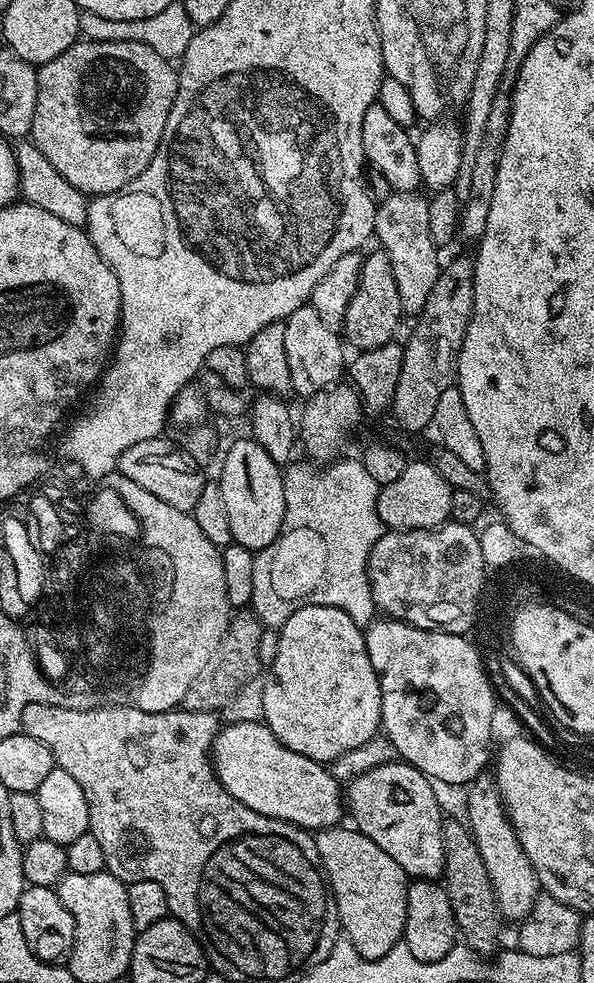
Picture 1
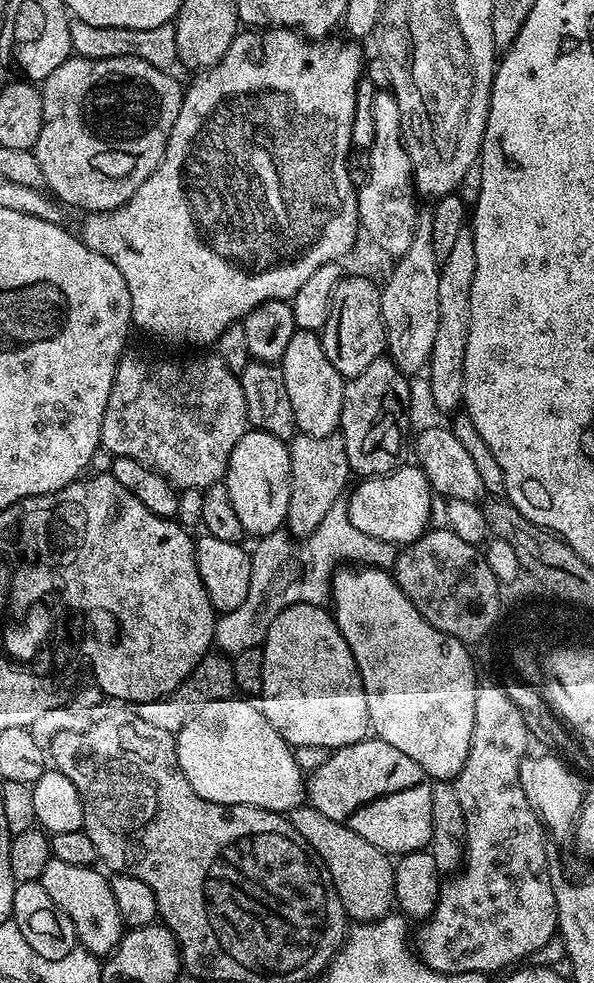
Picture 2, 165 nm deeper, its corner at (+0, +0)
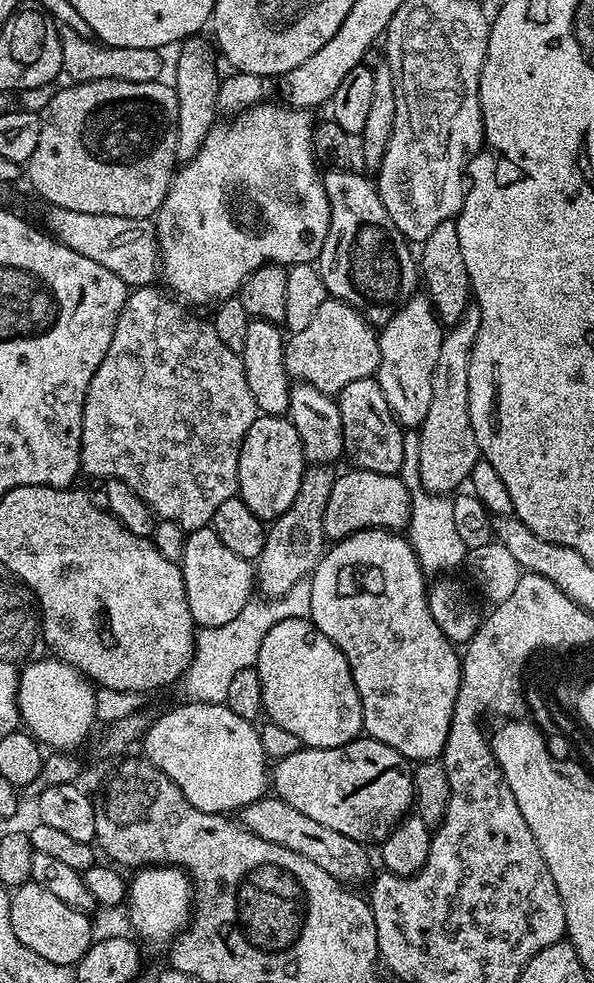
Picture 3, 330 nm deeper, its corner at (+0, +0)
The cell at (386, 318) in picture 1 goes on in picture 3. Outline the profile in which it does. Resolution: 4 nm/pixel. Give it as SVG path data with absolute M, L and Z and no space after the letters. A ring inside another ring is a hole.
M331 298L324 300L314 318L303 330L291 333L284 346L285 368L293 381L303 382L329 394L339 394L350 382L367 376L375 377L379 366L379 335L377 329L354 306Z

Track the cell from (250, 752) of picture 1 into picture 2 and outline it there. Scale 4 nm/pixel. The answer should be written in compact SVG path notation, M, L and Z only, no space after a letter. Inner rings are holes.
M251 699L206 702L175 737L182 774L202 798L219 804L249 804L281 814L305 803L306 776L300 771L295 751Z

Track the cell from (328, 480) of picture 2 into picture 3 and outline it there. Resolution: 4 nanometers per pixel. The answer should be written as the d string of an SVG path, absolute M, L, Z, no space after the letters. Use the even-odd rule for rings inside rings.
M326 464L305 467L298 494L294 494L294 502L290 502L290 506L277 520L271 521L267 529L266 546L254 564L254 584L261 597L284 596L290 586L308 580L316 563L324 555L326 537L322 518L326 514L326 502L337 477L337 473L332 471Z

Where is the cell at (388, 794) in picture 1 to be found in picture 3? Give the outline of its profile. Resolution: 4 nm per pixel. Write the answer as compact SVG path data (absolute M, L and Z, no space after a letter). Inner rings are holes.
M367 734L333 748L301 746L290 758L271 765L270 784L275 795L290 802L294 810L302 810L306 818L358 841L365 839L364 832L377 838L387 836L409 815L416 794L409 761Z

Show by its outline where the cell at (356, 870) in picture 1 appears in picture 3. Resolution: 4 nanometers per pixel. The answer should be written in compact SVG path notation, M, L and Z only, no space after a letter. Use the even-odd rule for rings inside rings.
M265 794L259 800L239 809L238 819L246 830L258 834L258 838L266 838L268 842L286 846L286 850L294 850L294 854L302 854L302 858L310 858L314 866L322 866L326 874L345 886L356 886L359 880L369 879L368 852L361 841L346 838L346 834L338 834L338 830L330 830L330 826L314 822L314 818L306 818L302 810L294 810L290 802L281 800L275 794Z

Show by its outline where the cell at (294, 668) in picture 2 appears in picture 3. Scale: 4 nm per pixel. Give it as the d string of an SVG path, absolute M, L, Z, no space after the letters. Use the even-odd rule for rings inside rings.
M286 618L262 638L256 672L261 679L263 711L271 723L290 730L301 745L309 748L333 748L357 739L364 726L362 702L350 674L350 666L308 618Z

